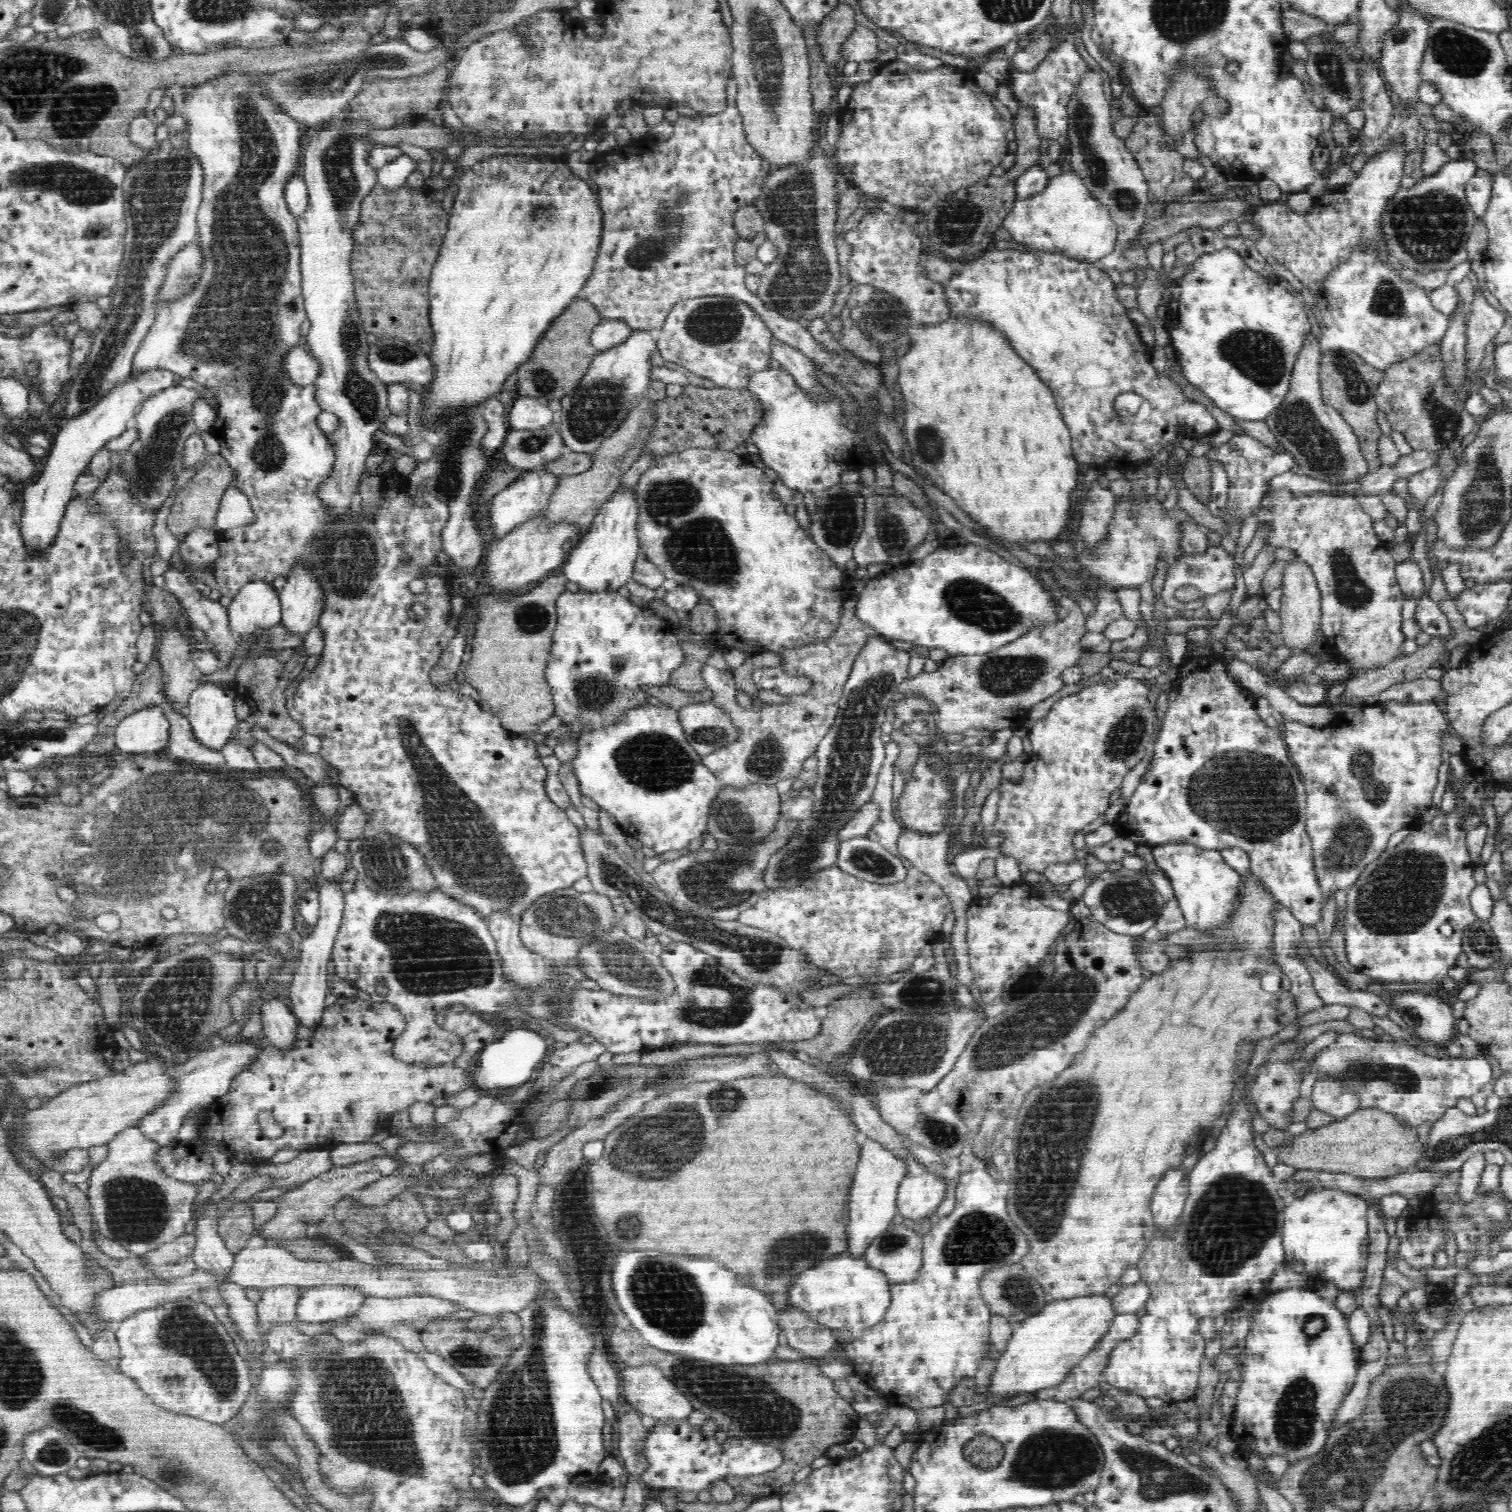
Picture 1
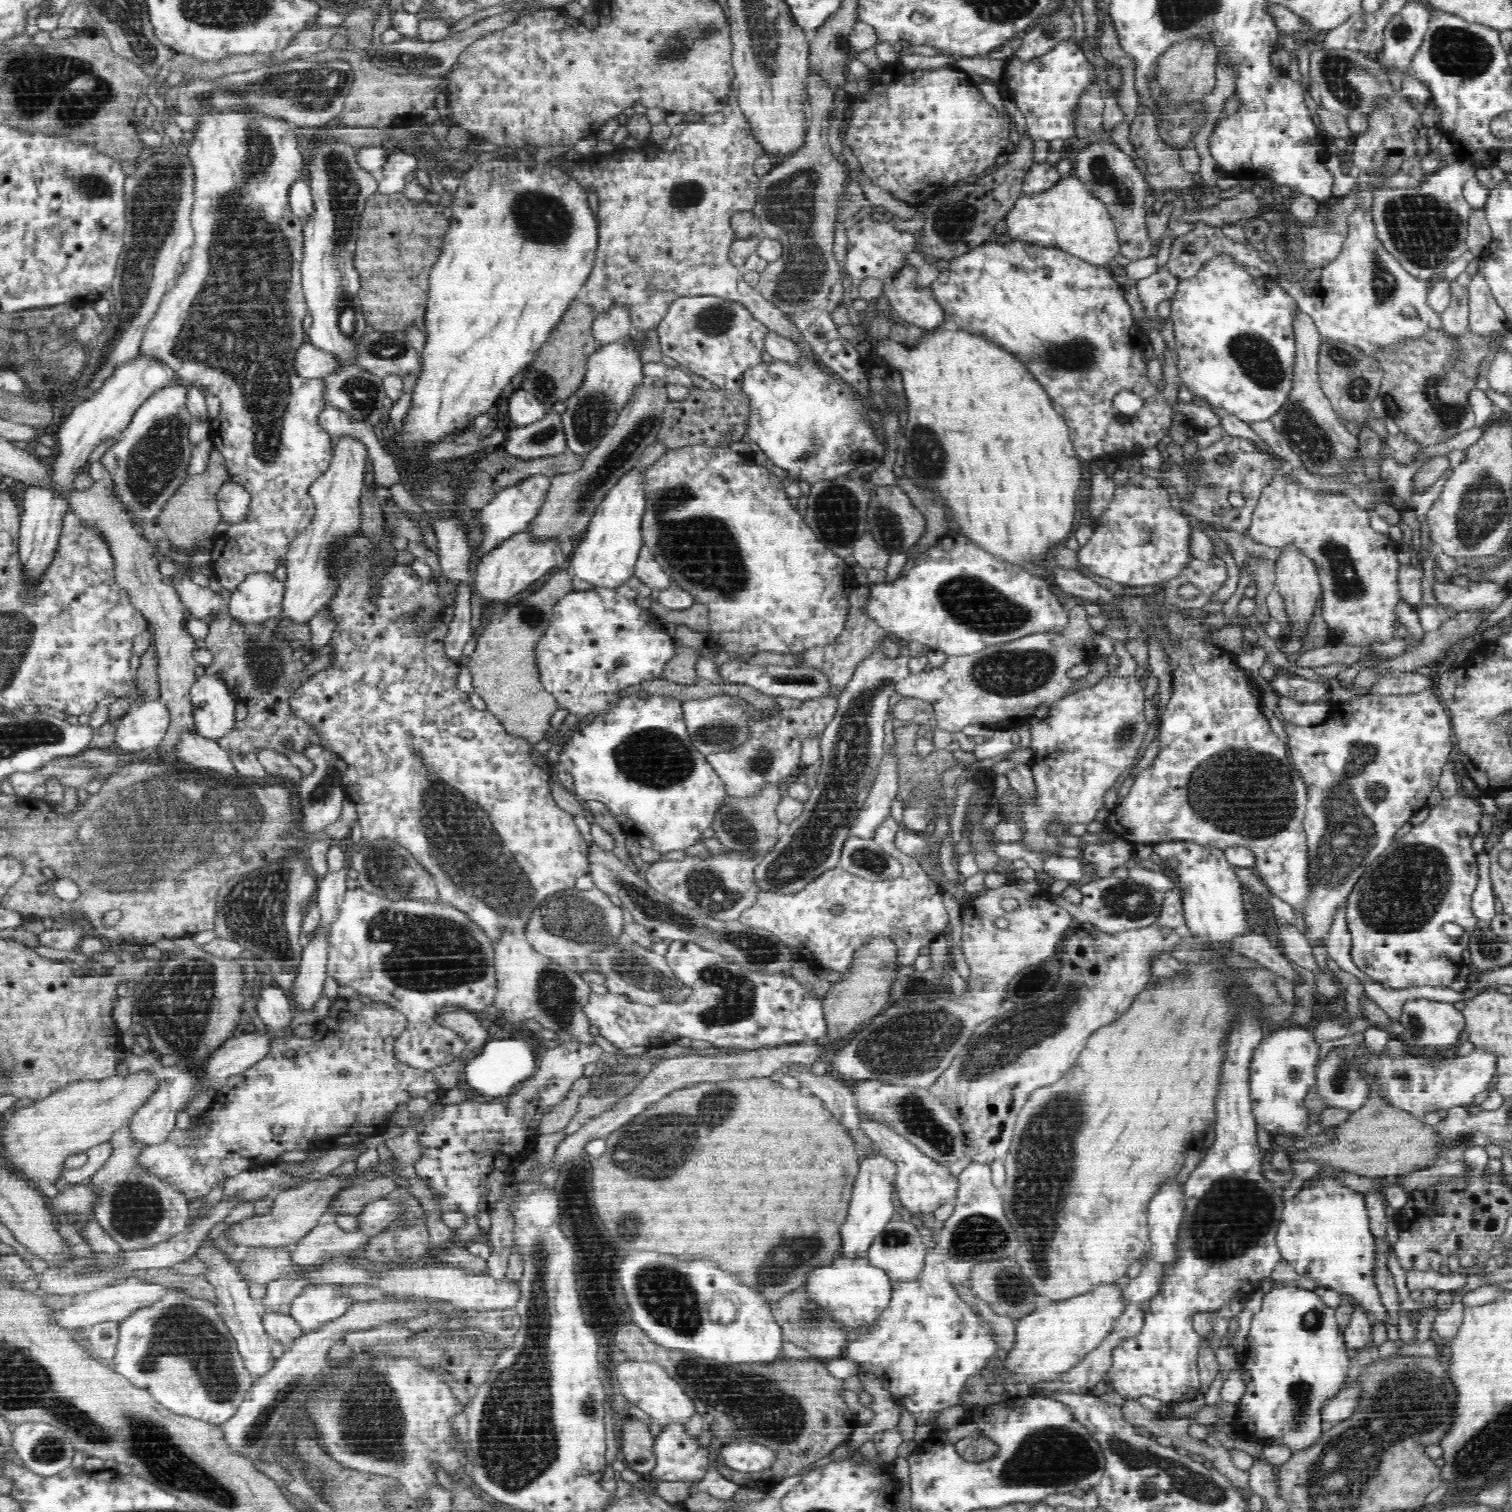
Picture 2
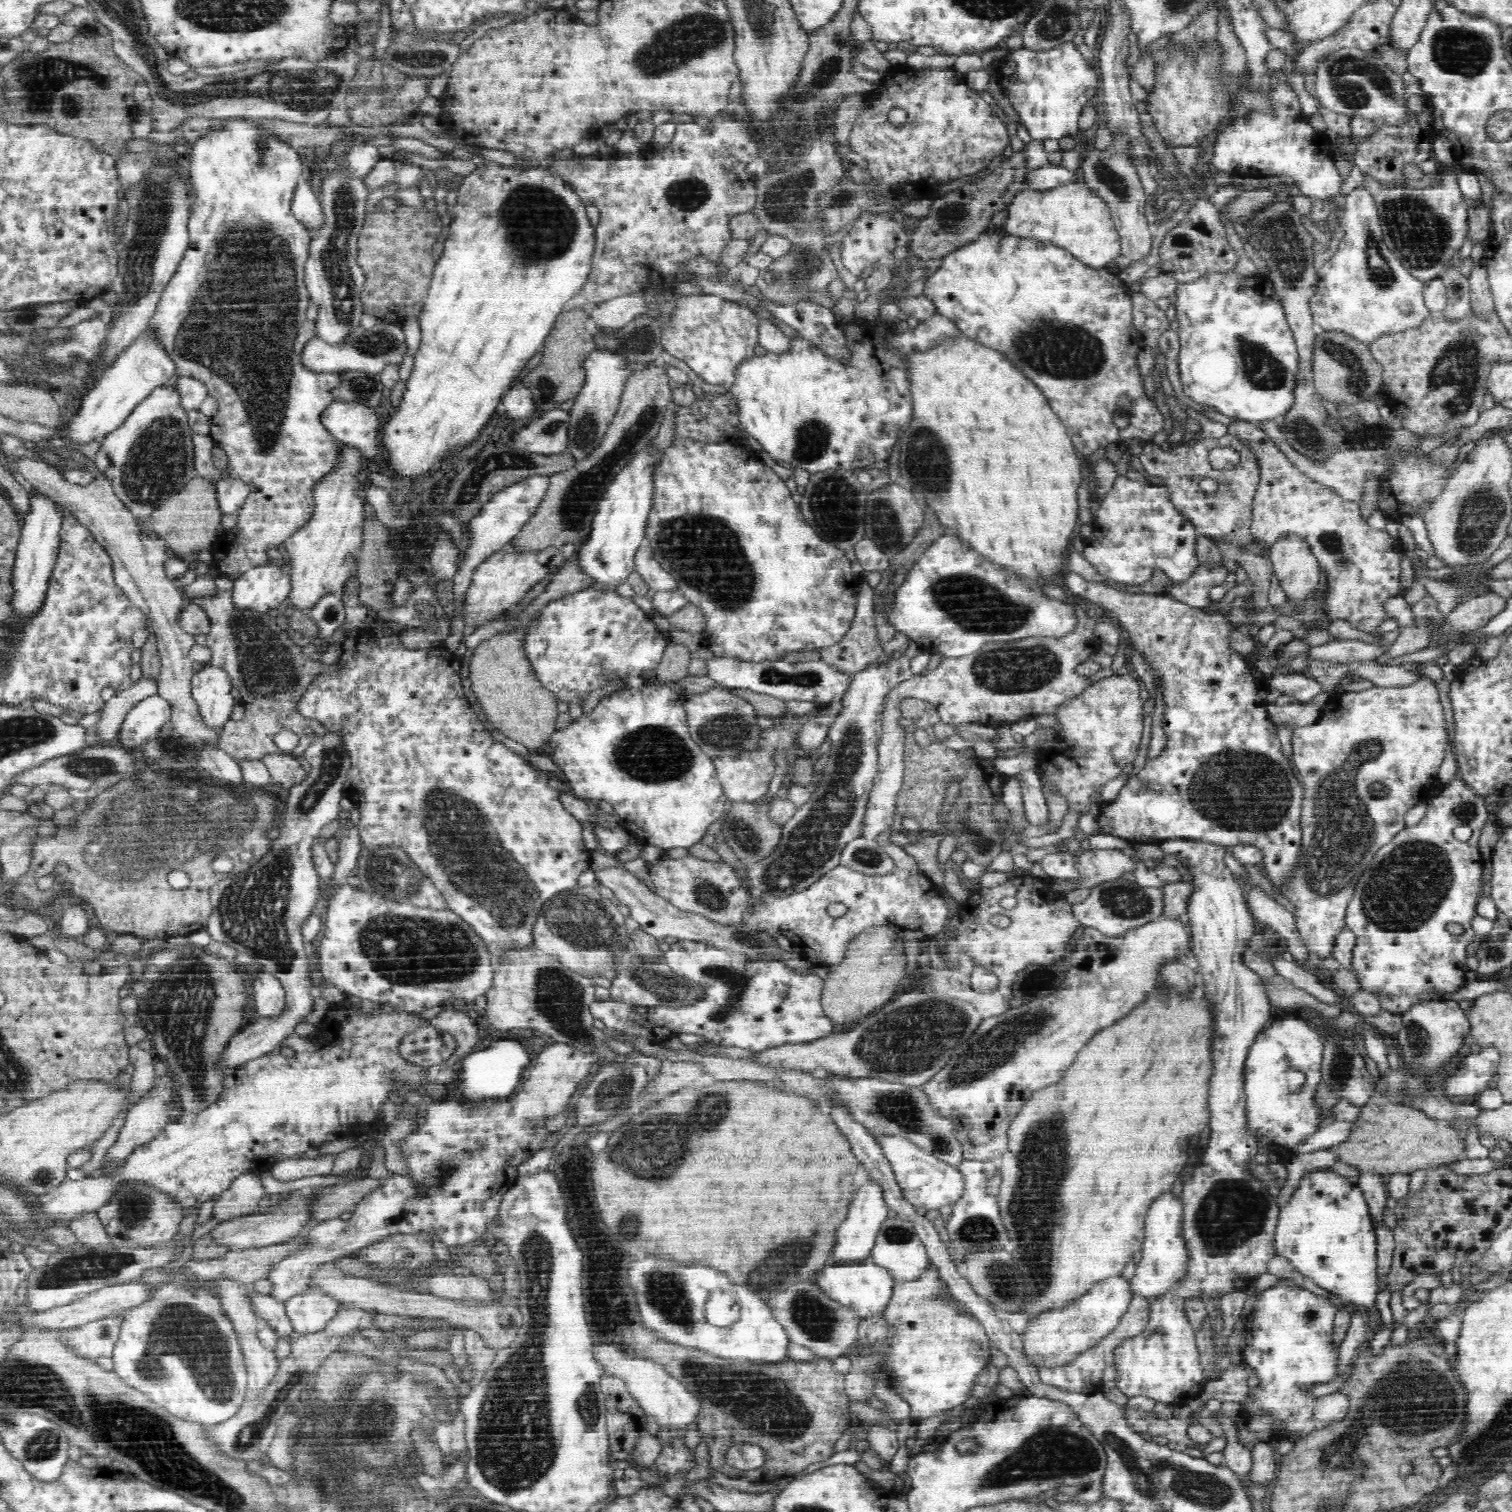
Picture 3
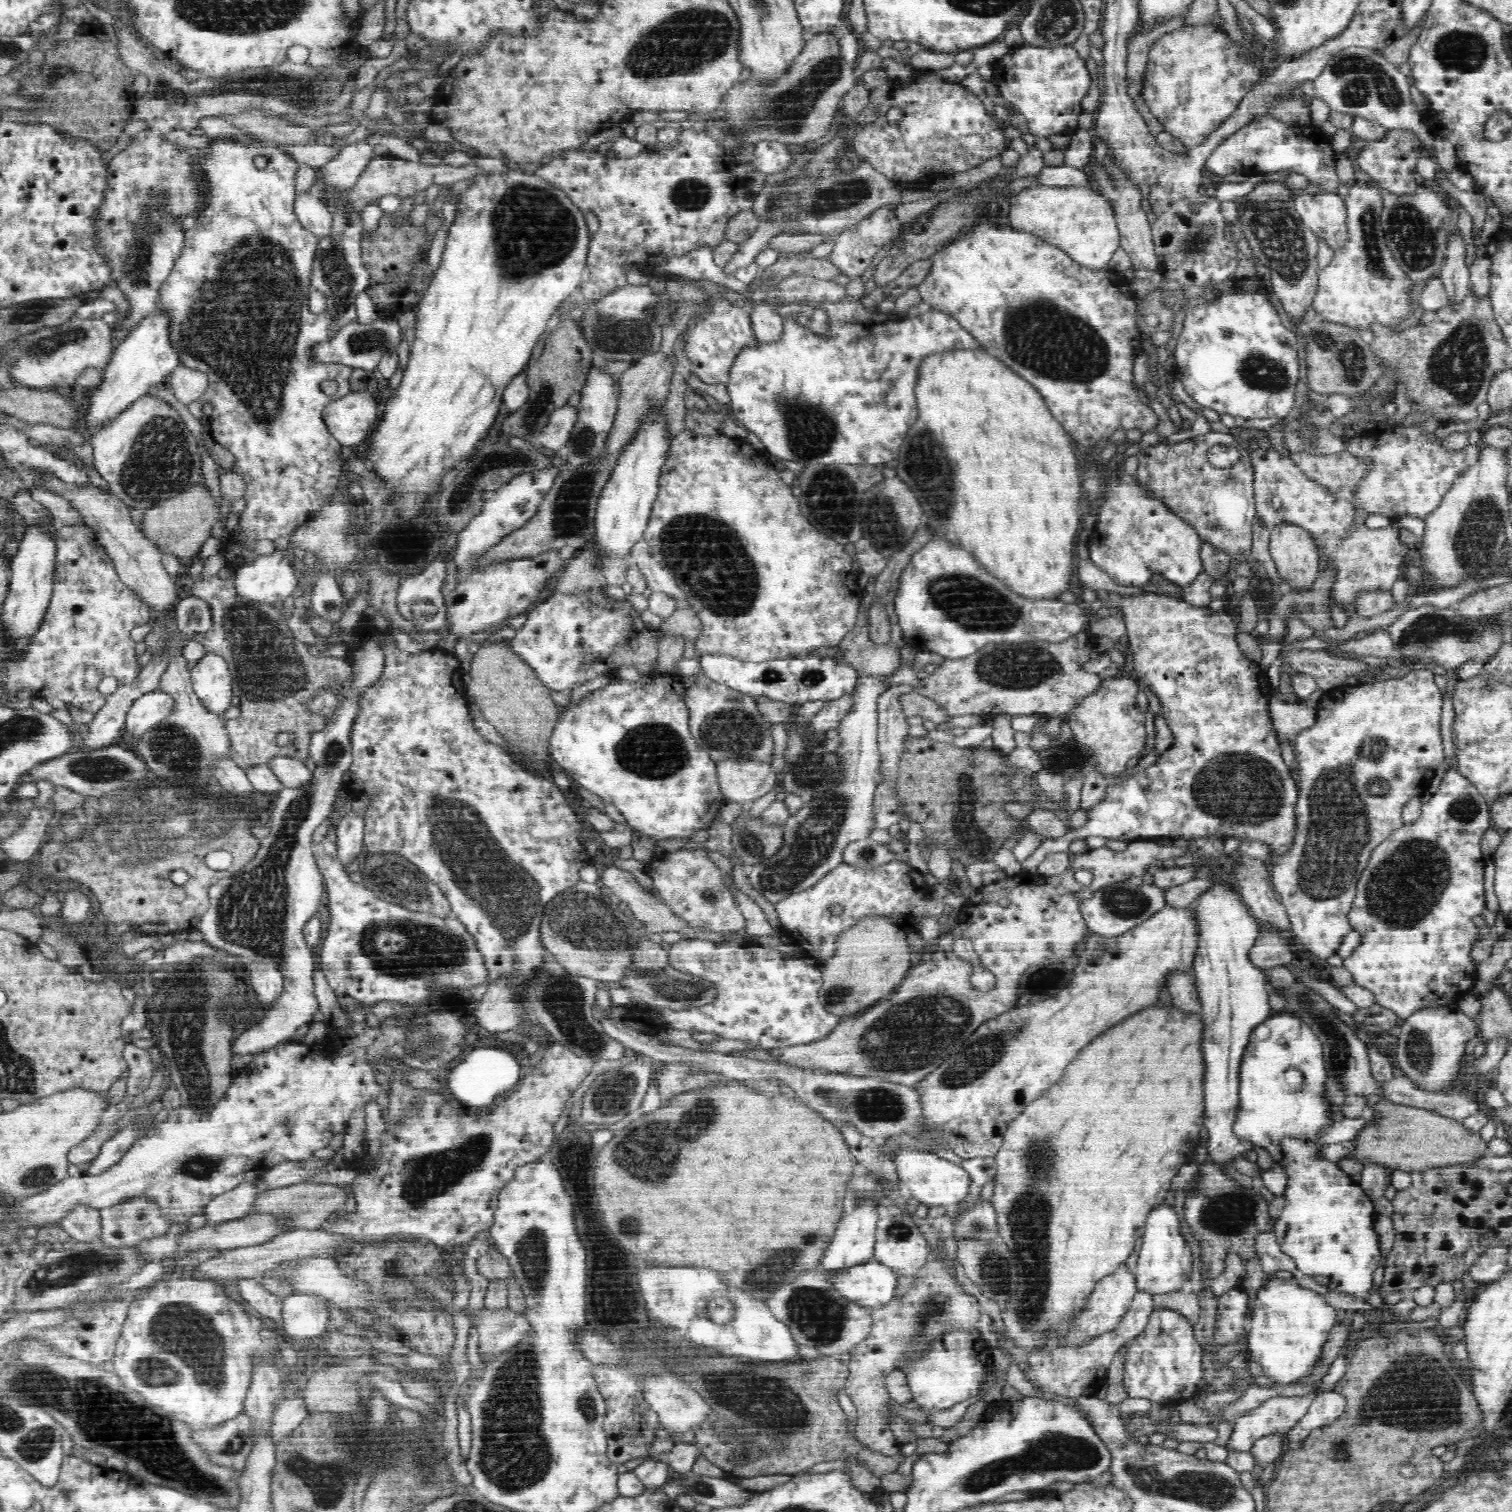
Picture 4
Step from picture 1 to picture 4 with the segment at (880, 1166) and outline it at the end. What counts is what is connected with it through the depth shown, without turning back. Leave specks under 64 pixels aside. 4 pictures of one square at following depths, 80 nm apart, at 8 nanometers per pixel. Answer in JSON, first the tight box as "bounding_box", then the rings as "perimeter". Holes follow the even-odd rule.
{"bounding_box":[820,1200,882,1274],"perimeter":[[[864,1200],[864,1206],[860,1208],[852,1208],[842,1222],[836,1228],[836,1234],[828,1246],[828,1250],[824,1252],[824,1258],[821,1260],[820,1267],[829,1272],[829,1274],[840,1274],[844,1270],[858,1267],[865,1262],[868,1262],[873,1257],[874,1247],[876,1244],[876,1226],[880,1220],[882,1208],[875,1206],[875,1202]]]}

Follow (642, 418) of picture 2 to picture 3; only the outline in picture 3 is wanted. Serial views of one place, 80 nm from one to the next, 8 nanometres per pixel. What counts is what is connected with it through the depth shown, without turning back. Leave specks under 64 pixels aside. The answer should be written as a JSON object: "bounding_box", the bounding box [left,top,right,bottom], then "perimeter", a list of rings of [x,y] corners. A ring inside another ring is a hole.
{"bounding_box":[509,360,674,551],"perimeter":[[[656,360],[646,370],[634,371],[628,376],[620,407],[600,446],[587,459],[577,462],[575,468],[549,477],[548,490],[535,515],[509,543],[512,550],[542,551],[548,547],[560,548],[567,542],[578,547],[587,539],[605,488],[633,460],[634,453],[651,444],[662,426],[666,407],[672,402],[674,385],[672,377],[666,372],[667,367],[662,360]]]}

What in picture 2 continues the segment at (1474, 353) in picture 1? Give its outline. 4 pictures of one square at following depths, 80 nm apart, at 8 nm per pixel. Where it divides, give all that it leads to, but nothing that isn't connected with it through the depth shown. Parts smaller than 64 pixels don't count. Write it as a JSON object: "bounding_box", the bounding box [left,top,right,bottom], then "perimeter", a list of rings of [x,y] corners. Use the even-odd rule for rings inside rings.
{"bounding_box":[1469,272,1505,335],"perimeter":[[[1479,272],[1471,278],[1469,292],[1469,325],[1473,332],[1490,335],[1505,328],[1505,314],[1493,297],[1489,284]]]}

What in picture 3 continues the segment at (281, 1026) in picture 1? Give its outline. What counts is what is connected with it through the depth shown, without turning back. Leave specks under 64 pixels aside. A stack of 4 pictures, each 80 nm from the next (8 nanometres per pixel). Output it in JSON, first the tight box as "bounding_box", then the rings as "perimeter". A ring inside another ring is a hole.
{"bounding_box":[253,969,285,1017],"perimeter":[[[262,969],[253,982],[253,1000],[256,1017],[280,1016],[285,1006],[285,988],[273,974]]]}

